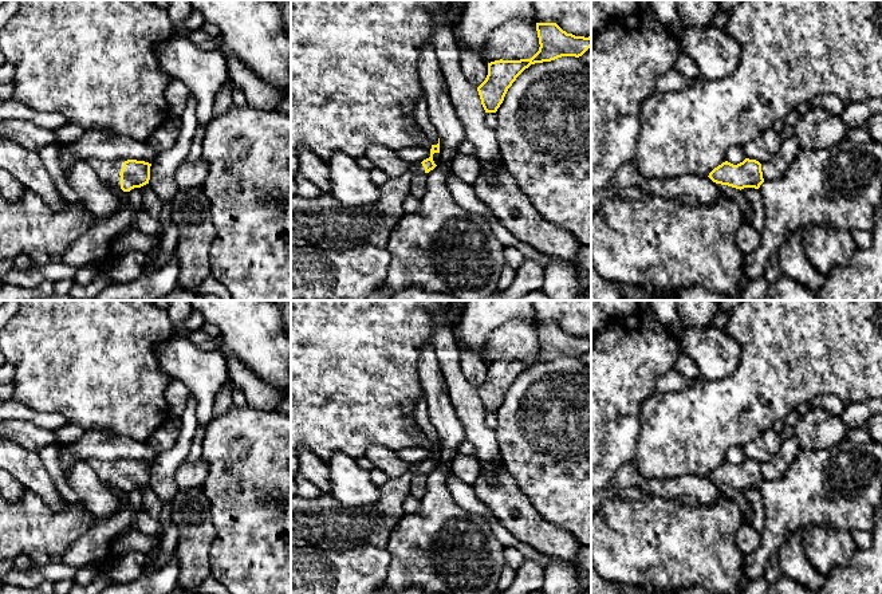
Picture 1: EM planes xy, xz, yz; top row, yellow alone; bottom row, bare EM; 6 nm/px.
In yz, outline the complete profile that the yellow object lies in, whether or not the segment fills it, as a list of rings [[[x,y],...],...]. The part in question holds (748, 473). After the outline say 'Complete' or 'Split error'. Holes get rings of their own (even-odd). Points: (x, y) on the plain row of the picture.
[[[745,459],[737,465],[725,461],[714,468],[708,477],[716,484],[728,485],[740,491],[744,488],[759,489],[764,483],[761,464],[749,459]]]. Complete

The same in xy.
[[[99,460],[87,464],[98,475],[103,485],[130,492],[149,484],[151,464],[137,460]]]. Split error

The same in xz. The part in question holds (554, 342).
[[[536,323],[539,351],[531,359],[495,361],[488,363],[488,375],[477,388],[485,413],[496,413],[516,378],[531,365],[562,357],[582,357],[591,347],[591,337],[575,337],[556,323]]]. Complete

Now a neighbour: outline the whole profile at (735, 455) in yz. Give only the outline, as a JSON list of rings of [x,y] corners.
[[[733,447],[727,453],[727,461],[737,465],[745,460],[744,449],[743,447]]]

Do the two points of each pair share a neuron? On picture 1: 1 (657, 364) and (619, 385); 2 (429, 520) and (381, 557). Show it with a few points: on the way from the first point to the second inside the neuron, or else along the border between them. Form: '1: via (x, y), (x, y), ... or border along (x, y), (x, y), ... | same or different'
1: via (648, 364), (641, 364), (629, 376) | same
2: border along (386, 549), (390, 555), (390, 565), (384, 579) | different

